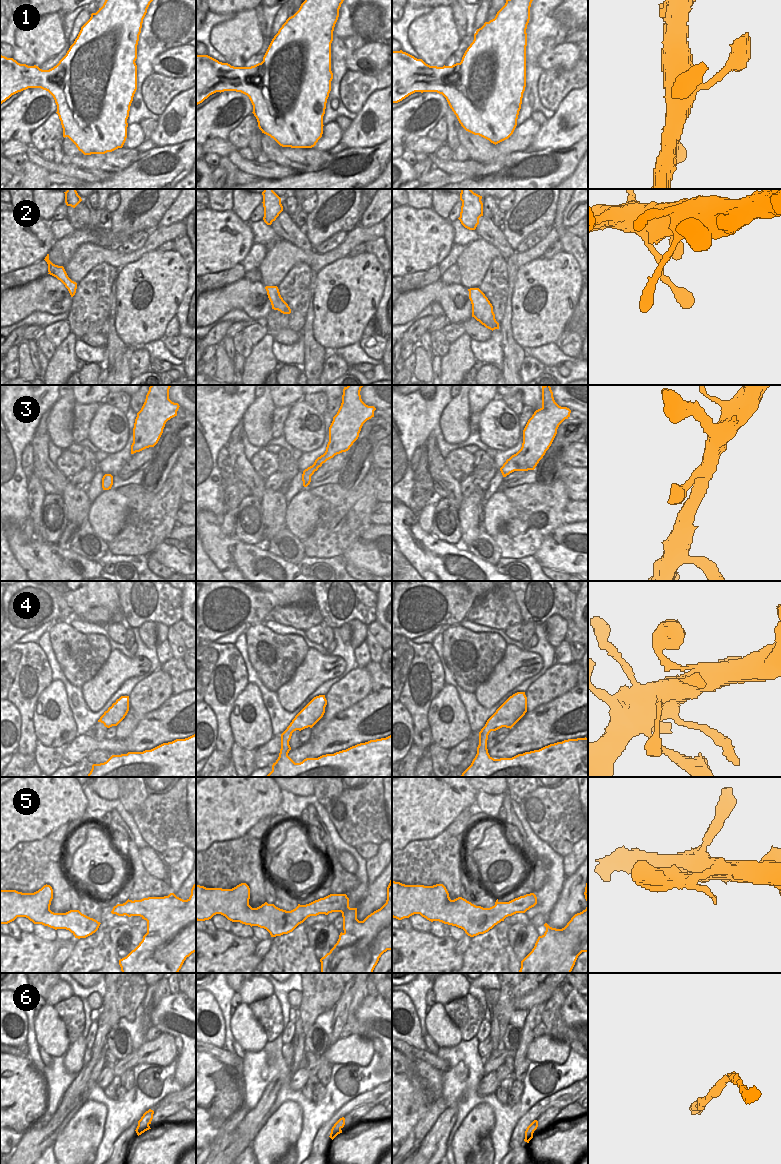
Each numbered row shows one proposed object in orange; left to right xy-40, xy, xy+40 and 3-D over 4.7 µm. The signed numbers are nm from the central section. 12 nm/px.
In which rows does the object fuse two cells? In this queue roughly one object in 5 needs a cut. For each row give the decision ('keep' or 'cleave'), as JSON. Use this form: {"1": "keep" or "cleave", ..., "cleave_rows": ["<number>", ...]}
{"1": "keep", "2": "keep", "3": "keep", "4": "keep", "5": "cleave", "6": "keep", "cleave_rows": ["5"]}

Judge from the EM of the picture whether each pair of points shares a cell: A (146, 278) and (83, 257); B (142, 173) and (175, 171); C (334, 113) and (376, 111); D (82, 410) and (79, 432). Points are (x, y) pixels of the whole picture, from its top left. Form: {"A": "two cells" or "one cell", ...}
{"A": "two cells", "B": "one cell", "C": "two cells", "D": "one cell"}

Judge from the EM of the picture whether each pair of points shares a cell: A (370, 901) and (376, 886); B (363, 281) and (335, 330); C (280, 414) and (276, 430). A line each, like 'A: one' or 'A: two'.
A: one
B: one
C: one

